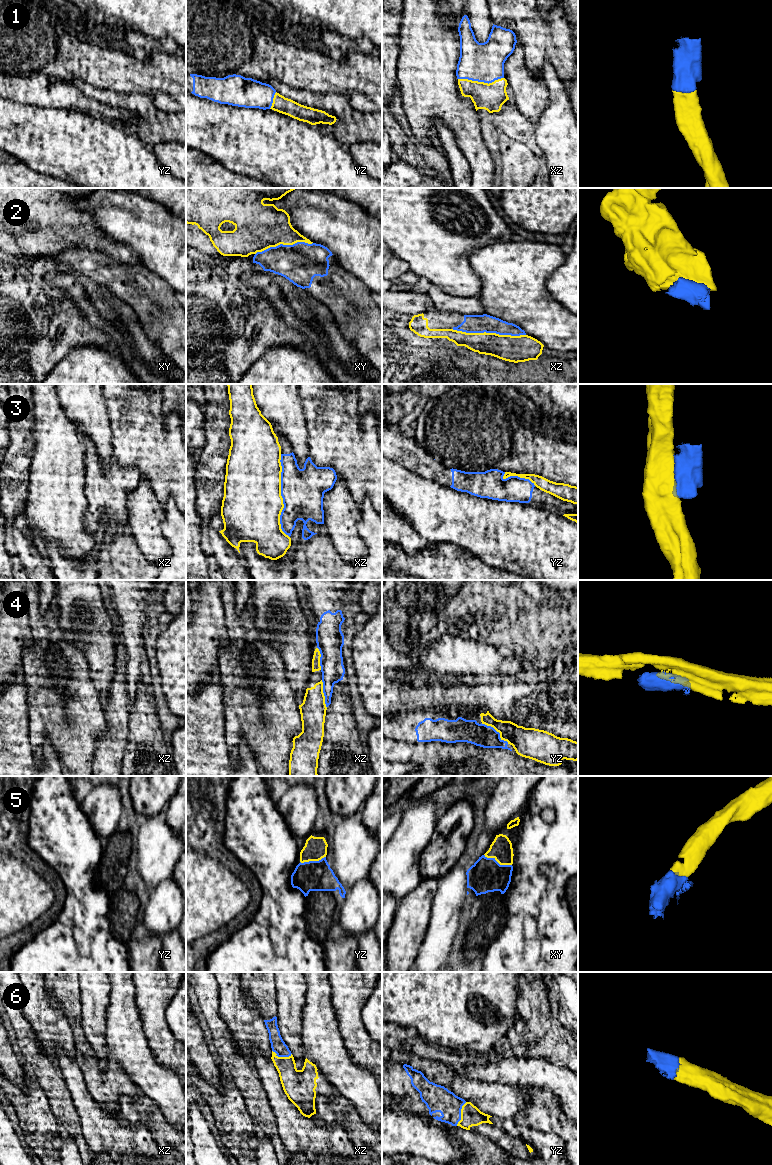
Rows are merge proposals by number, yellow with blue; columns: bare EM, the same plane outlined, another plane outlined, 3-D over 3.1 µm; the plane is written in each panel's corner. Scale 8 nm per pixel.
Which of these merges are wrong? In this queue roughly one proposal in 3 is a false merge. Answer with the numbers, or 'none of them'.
3, 4

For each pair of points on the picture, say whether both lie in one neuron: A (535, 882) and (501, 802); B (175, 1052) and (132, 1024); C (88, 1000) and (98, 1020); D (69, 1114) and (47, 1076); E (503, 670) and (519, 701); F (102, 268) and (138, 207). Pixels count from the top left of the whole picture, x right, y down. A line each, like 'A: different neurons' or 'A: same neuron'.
A: different neurons
B: different neurons
C: same neuron
D: same neuron
E: different neurons
F: different neurons

